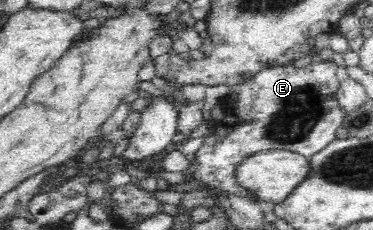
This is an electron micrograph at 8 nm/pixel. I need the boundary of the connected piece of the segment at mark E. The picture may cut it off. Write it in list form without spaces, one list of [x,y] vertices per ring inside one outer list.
[[[311,61],[307,66],[281,65],[267,67],[252,75],[251,78],[239,84],[229,86],[227,95],[221,96],[217,106],[221,108],[221,116],[217,118],[210,113],[204,124],[207,125],[209,134],[201,142],[196,153],[196,163],[191,167],[195,172],[194,180],[199,180],[211,189],[220,189],[229,195],[241,199],[247,199],[255,203],[257,207],[263,204],[263,200],[256,196],[255,192],[248,190],[239,183],[237,170],[245,161],[256,153],[272,150],[274,146],[289,148],[294,152],[312,158],[321,150],[331,145],[336,140],[337,130],[344,126],[347,109],[339,104],[337,98],[340,81],[335,75],[337,64],[333,61]]]

